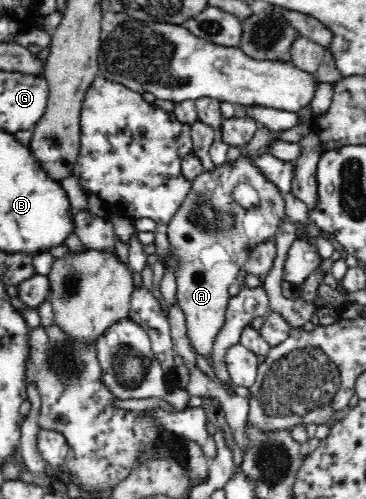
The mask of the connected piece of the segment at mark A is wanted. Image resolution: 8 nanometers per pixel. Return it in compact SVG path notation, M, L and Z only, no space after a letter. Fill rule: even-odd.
M242 158L233 163L221 165L213 173L200 173L192 180L191 192L181 202L173 217L166 223L166 234L170 253L174 255L174 276L176 279L176 296L179 306L185 314L187 336L195 349L204 355L212 352L212 345L219 329L223 327L224 313L231 298L227 287L235 283L236 275L248 256L250 247L265 238L274 237L279 220L286 215L283 193L267 181L264 175L252 165L252 159ZM239 184L253 186L259 194L260 205L256 209L243 209L234 200L232 191Z

